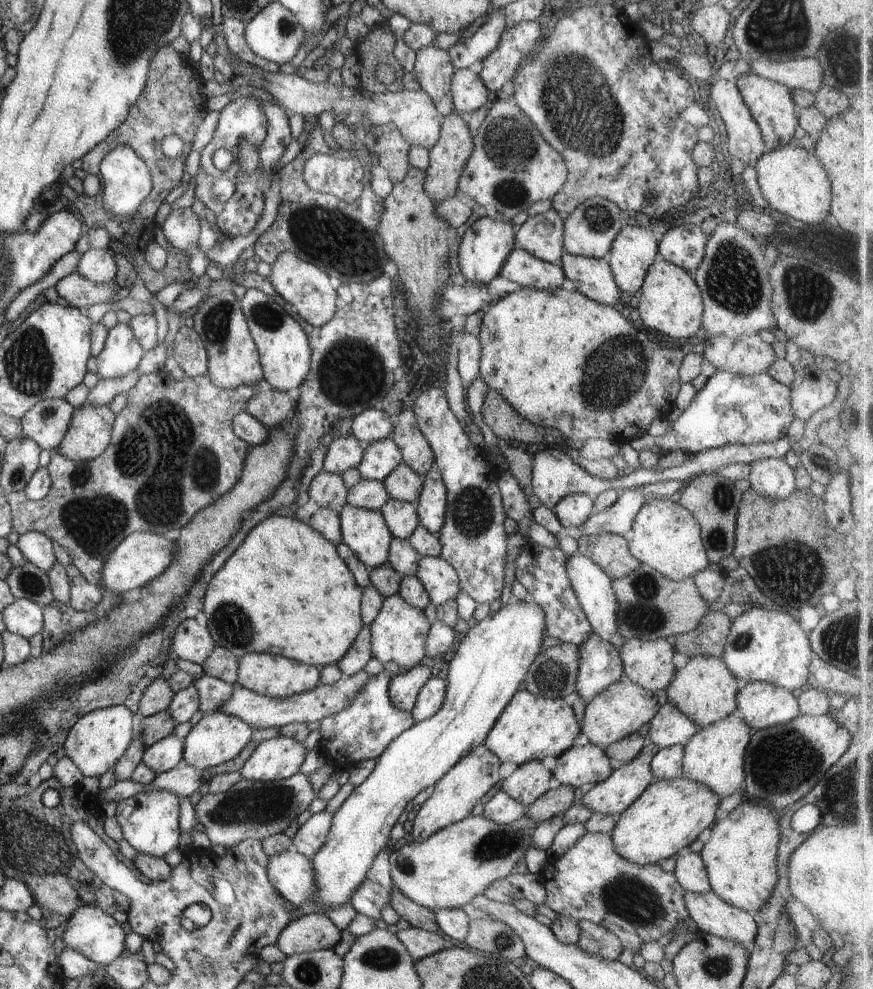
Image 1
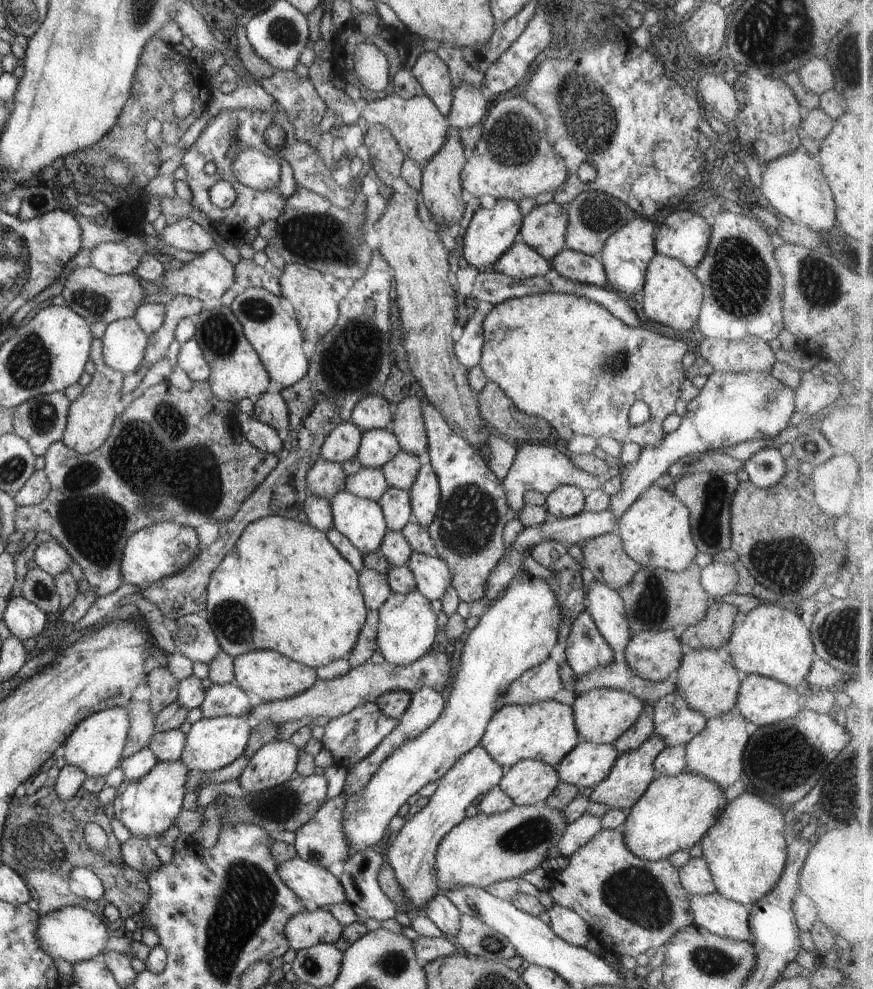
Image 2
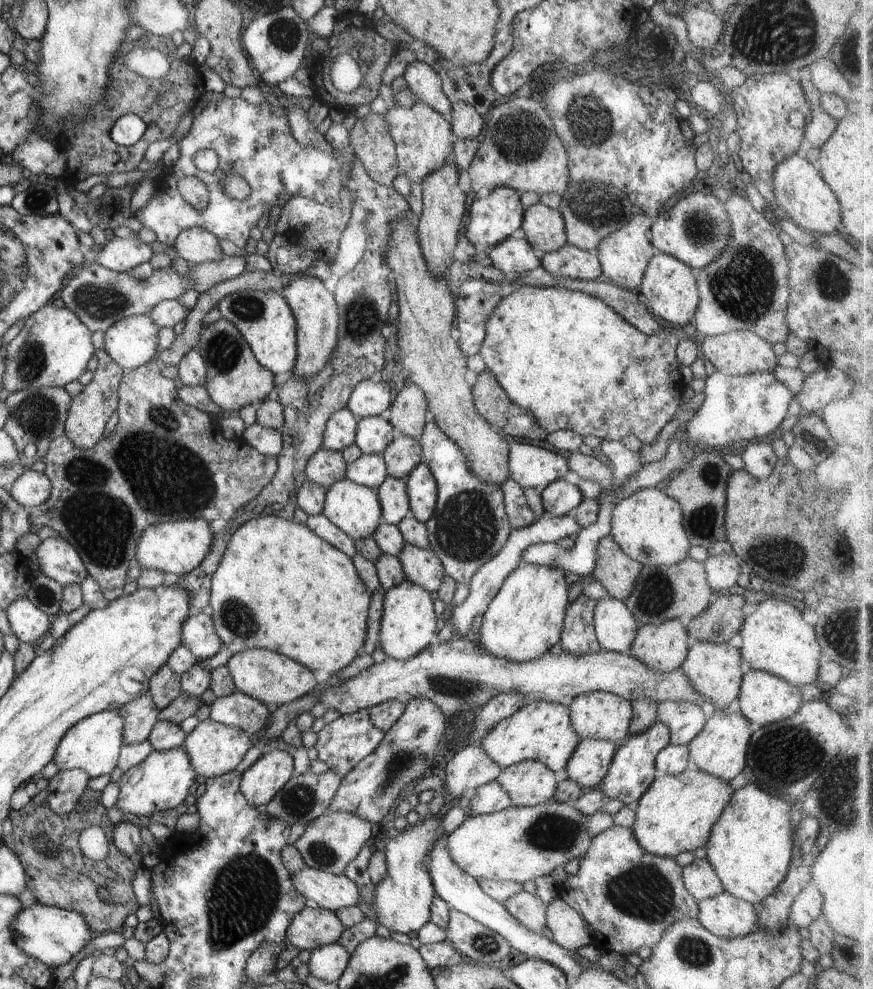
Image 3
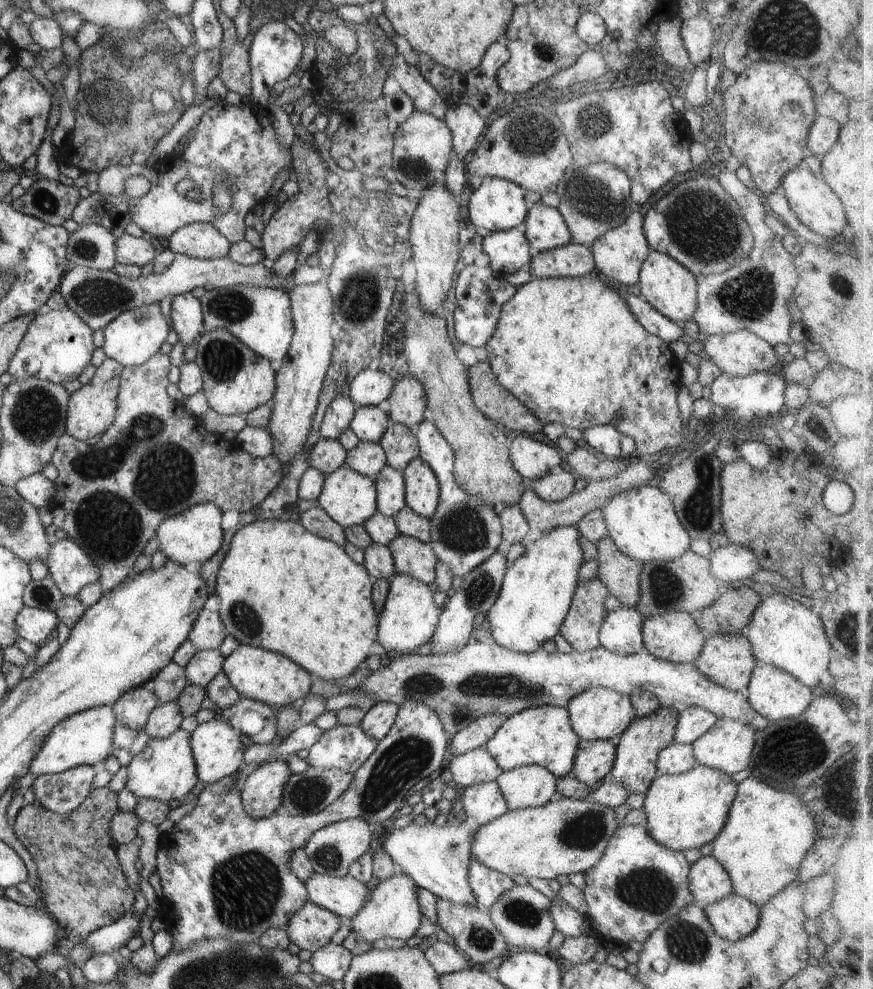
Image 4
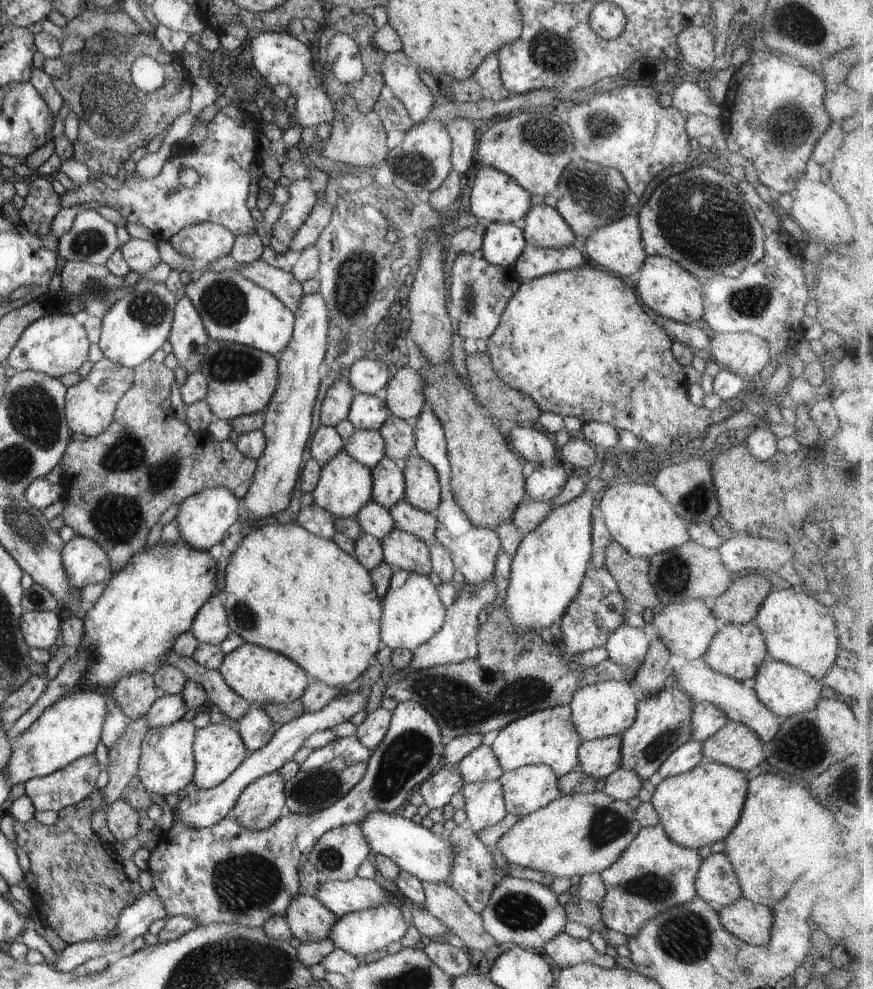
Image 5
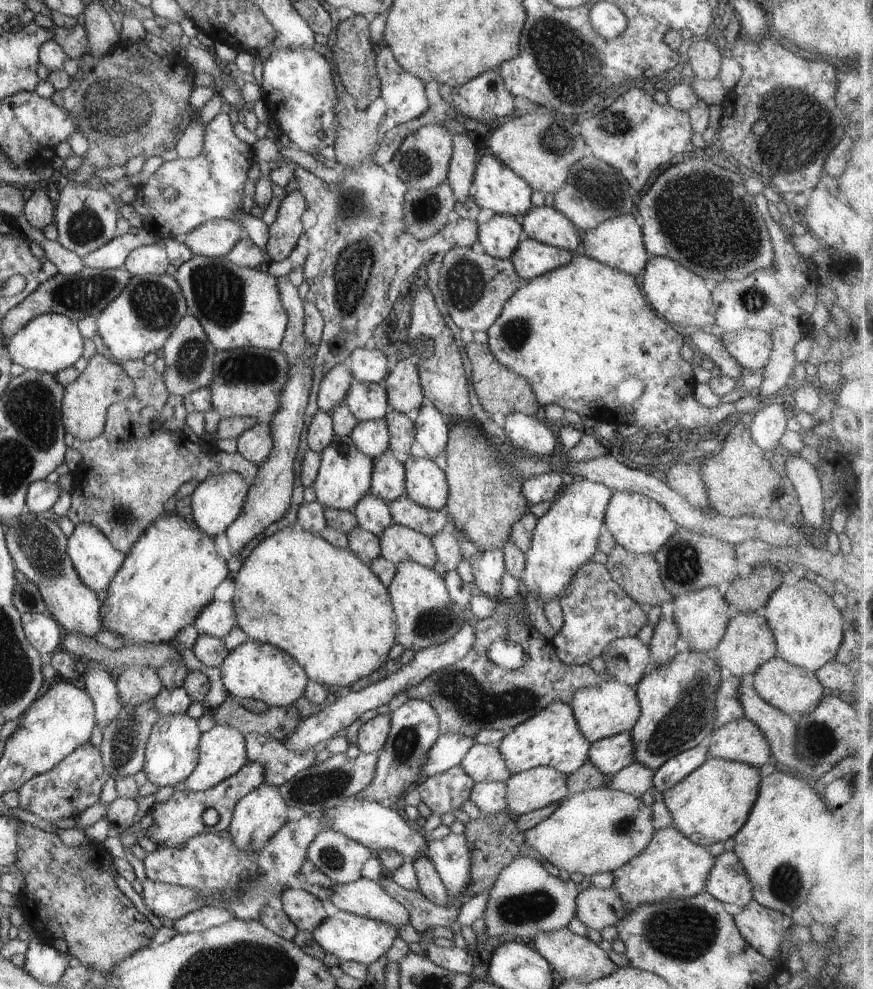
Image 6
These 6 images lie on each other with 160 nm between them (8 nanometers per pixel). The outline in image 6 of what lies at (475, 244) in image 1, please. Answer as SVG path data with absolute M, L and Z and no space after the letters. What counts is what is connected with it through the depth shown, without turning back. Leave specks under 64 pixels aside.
M490 152L478 160L473 183L476 186L476 194L474 194L476 204L481 208L490 208L496 215L525 215L533 207L530 201L533 188L528 181L524 180L524 177L518 176L507 164Z

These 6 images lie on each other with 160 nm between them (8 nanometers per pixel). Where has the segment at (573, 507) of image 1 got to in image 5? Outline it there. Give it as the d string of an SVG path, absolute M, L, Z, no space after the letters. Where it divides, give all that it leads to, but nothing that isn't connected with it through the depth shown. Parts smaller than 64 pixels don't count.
M539 466L525 479L525 491L537 501L549 501L562 492L568 474L561 466Z

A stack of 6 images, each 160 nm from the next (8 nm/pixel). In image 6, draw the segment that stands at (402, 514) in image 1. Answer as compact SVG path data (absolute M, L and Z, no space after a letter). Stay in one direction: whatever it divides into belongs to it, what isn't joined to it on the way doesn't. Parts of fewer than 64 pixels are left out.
M390 449L373 459L369 492L374 496L392 502L406 494L405 482L405 466Z

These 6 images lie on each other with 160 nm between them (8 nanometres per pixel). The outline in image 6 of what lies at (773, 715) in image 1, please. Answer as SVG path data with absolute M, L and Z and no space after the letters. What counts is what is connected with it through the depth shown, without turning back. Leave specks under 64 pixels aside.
M778 656L767 660L756 669L753 687L765 701L768 701L768 704L779 708L782 712L789 715L796 714L796 712L805 715L827 693L820 684L815 671L794 666Z

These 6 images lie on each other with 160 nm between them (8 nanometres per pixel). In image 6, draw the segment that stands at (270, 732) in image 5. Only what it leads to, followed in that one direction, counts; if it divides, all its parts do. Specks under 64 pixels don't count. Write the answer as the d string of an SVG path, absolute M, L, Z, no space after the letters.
M247 733L245 745L250 761L258 763L263 769L263 777L269 785L280 788L301 770L314 766L316 756L322 748L327 748L330 740L318 744L316 752L303 756L285 747L285 744L274 737Z

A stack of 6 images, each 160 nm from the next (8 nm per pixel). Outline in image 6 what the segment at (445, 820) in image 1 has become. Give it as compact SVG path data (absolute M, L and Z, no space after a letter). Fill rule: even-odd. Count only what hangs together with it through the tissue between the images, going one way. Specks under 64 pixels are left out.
M476 743L470 747L459 764L475 783L508 780L513 773L504 762L496 743ZM339 911L326 918L311 932L314 942L318 942L326 953L334 955L341 961L354 961L365 965L376 962L390 950L394 939L399 935L398 929L385 922Z

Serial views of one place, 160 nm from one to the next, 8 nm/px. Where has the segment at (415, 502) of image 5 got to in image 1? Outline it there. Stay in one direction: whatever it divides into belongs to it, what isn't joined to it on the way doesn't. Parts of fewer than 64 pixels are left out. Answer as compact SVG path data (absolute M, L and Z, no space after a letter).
M434 466L424 476L420 496L417 496L416 506L419 524L431 533L438 533L444 524L447 512L447 492L441 472Z

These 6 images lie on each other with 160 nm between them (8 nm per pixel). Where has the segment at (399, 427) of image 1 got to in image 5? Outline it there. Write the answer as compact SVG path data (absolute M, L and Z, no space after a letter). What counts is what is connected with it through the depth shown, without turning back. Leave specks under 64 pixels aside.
M405 365L398 369L386 387L386 406L394 416L416 418L426 404L423 376Z

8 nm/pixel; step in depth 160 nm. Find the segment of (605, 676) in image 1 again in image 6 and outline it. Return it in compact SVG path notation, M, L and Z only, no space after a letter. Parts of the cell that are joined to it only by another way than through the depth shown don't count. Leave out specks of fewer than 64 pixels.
M588 561L572 577L559 596L563 625L551 640L558 658L567 665L588 665L600 657L613 640L636 637L648 617L631 596L612 578L602 563Z

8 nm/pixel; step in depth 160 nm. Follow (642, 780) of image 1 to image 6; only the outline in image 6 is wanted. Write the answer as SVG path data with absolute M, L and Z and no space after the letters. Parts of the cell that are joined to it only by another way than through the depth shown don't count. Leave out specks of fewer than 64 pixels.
M686 647L666 664L654 667L635 687L641 706L640 716L631 730L635 760L655 771L673 756L698 746L704 739L710 739L715 729L715 694L725 676L711 653Z

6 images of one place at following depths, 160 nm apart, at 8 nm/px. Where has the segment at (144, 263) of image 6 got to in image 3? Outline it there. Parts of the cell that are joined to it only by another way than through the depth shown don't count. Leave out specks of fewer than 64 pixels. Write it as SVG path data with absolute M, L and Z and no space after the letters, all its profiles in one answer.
M110 235L107 243L94 262L110 270L126 273L139 264L148 263L154 249L138 237L118 237Z

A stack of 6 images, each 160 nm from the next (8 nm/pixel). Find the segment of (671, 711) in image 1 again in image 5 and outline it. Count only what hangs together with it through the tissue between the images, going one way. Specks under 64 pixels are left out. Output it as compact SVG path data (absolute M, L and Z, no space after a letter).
M704 701L694 705L691 719L693 732L691 738L703 742L718 732L729 721L729 716L715 704Z

